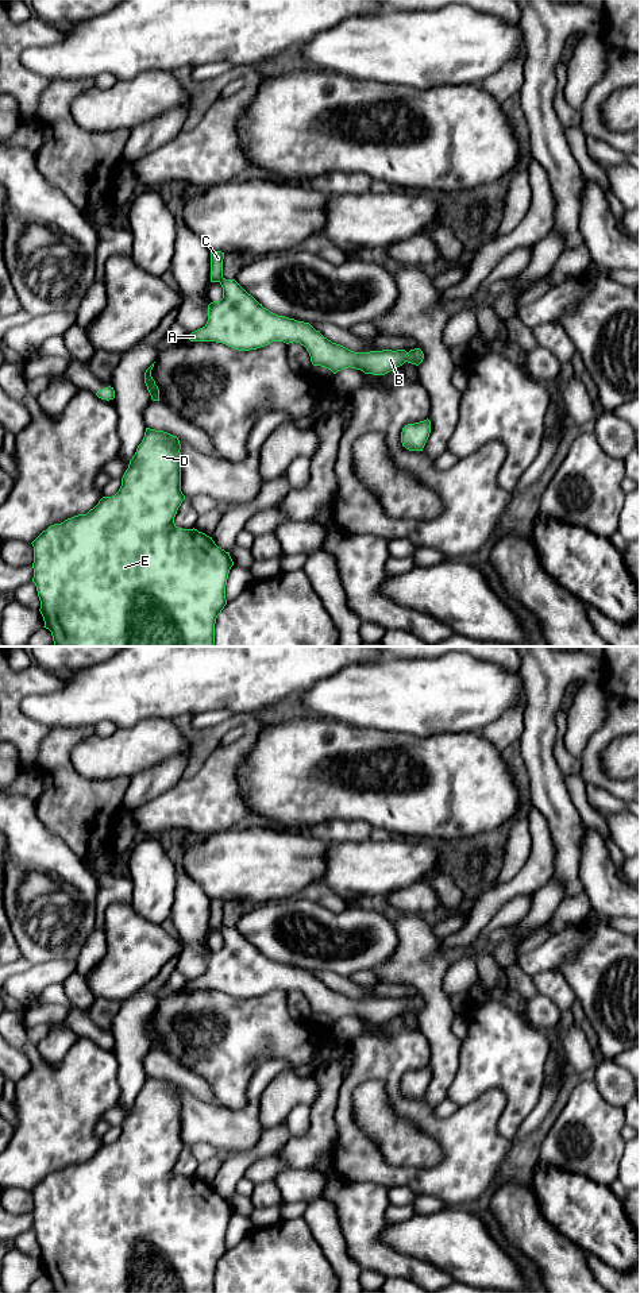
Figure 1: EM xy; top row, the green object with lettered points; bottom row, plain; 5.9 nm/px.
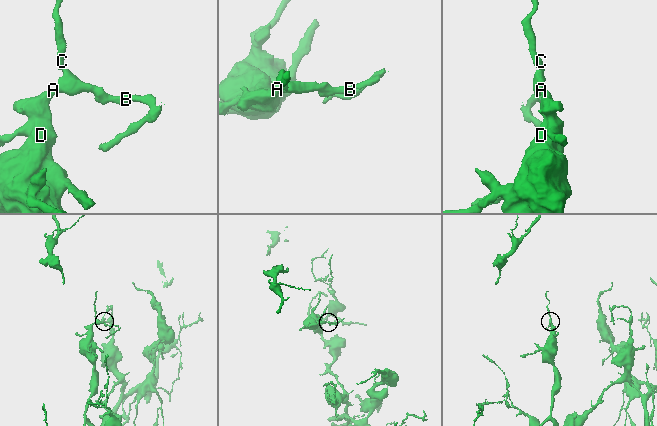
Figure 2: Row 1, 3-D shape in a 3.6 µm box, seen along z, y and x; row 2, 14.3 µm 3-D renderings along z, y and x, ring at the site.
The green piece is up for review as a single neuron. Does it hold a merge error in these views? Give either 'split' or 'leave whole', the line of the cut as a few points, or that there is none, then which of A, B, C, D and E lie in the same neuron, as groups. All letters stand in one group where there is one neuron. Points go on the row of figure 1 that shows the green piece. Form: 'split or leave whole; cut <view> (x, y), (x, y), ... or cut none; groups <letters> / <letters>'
leave whole; cut none; groups A B C D E

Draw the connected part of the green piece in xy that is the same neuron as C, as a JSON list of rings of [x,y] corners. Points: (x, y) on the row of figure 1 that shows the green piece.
[[[211,252],[211,282],[223,287],[223,298],[208,305],[207,324],[192,332],[190,341],[216,341],[234,350],[250,351],[273,341],[300,343],[306,348],[313,366],[334,374],[343,368],[356,368],[365,374],[385,375],[405,362],[419,366],[424,354],[420,348],[354,352],[332,343],[309,323],[278,316],[263,308],[235,279],[223,277],[224,252]]]

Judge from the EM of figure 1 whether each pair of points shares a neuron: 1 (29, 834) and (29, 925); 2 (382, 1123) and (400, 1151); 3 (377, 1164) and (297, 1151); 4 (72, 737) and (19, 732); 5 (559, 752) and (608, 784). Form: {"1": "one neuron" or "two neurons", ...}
{"1": "one neuron", "2": "one neuron", "3": "two neurons", "4": "two neurons", "5": "two neurons"}

